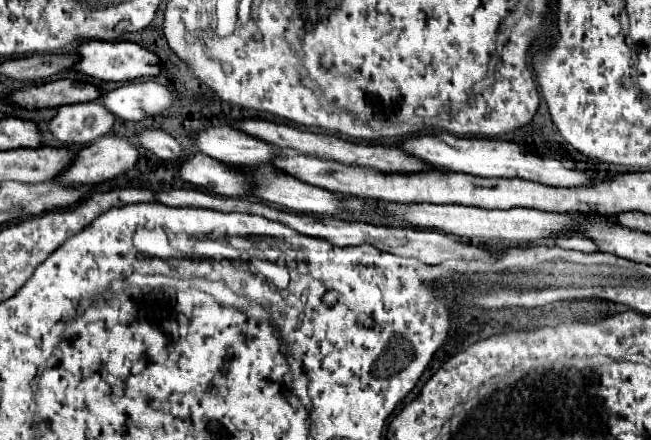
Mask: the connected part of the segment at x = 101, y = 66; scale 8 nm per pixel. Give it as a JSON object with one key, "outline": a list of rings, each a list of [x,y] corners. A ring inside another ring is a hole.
{"outline":[[[91,41],[91,43],[81,43],[77,47],[77,55],[79,61],[71,67],[73,71],[99,79],[99,81],[133,81],[133,79],[141,79],[141,77],[151,77],[157,75],[161,71],[157,57],[137,45],[137,43],[129,43],[129,41],[113,41],[113,43],[99,43],[99,41]]]}

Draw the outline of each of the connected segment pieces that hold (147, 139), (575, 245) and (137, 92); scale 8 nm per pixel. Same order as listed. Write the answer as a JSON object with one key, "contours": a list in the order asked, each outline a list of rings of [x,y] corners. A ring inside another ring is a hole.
{"contours":[[[[143,129],[139,133],[139,145],[165,161],[179,161],[181,157],[179,143],[161,129]]],[[[571,235],[571,237],[563,237],[563,239],[555,239],[555,245],[561,249],[571,249],[571,251],[581,251],[581,253],[599,251],[595,241],[585,235]]],[[[155,81],[121,85],[103,97],[105,109],[125,121],[141,121],[145,117],[159,115],[175,101],[177,95]]]]}

